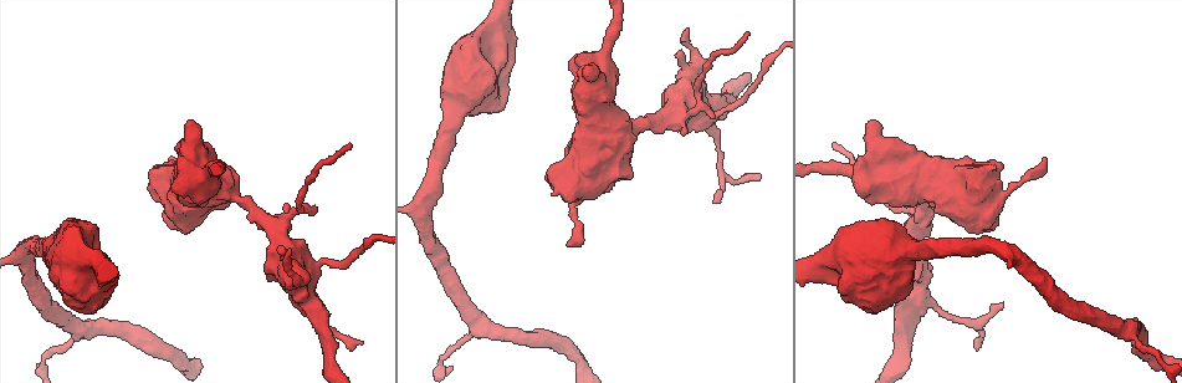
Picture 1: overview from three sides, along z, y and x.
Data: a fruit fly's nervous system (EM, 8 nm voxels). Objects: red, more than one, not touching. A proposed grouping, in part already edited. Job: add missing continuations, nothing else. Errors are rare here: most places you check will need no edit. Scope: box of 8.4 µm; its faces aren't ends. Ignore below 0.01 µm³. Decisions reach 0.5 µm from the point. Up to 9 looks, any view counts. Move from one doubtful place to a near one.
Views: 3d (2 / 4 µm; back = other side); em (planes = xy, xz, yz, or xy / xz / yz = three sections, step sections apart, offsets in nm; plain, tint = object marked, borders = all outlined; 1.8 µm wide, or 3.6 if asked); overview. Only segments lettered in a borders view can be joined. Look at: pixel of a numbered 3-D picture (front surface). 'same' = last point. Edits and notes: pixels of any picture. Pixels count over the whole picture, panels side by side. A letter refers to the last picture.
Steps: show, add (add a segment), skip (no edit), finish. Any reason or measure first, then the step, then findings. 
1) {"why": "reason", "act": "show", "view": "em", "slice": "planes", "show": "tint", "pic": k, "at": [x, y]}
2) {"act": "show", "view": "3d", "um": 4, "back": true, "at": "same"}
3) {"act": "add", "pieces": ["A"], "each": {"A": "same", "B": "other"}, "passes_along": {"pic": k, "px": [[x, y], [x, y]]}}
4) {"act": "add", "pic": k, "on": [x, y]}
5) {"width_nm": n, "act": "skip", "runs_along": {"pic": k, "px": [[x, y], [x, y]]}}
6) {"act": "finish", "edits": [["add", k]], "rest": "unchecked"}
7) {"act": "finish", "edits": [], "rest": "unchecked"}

{"why": "thin end", "act": "show", "view": "3d", "um": 2, "pic": 1, "at": [358, 340]}

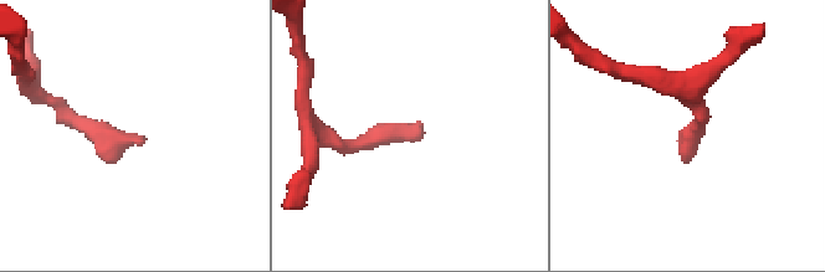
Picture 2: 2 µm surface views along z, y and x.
{"why": "shape alone is not enough", "act": "show", "view": "em", "slice": "xy", "step": 16, "show": "plain", "pic": 2, "at": [690, 133]}

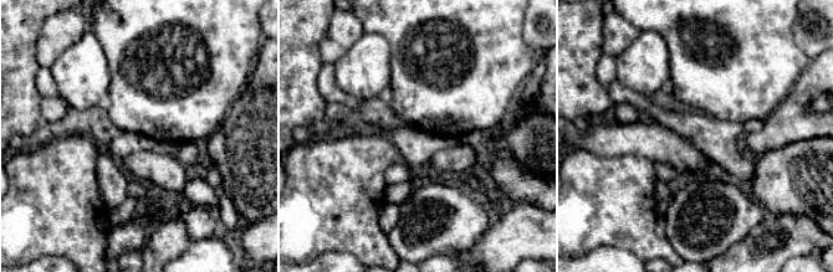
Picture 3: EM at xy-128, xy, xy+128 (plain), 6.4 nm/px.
{"act": "show", "view": "em", "slice": "xy", "step": 16, "show": "borders", "at": "same"}

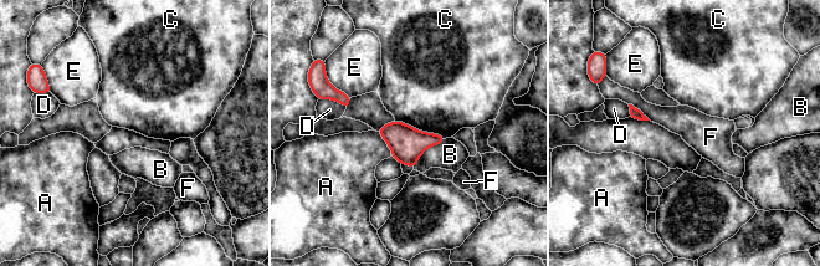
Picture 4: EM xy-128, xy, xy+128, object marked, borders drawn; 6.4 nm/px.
{"width_nm": 220, "longest_contact_nm": ["C", 340], "act": "skip", "each": {"A": "other", "B": "other", "C": "other", "D": "other", "E": "other", "F": "other"}, "found": "no lettered segment goes on from it"}

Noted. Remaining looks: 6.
{"why": "stops while still wide", "act": "show", "view": "3d", "um": 4, "pic": 1, "at": [281, 246]}

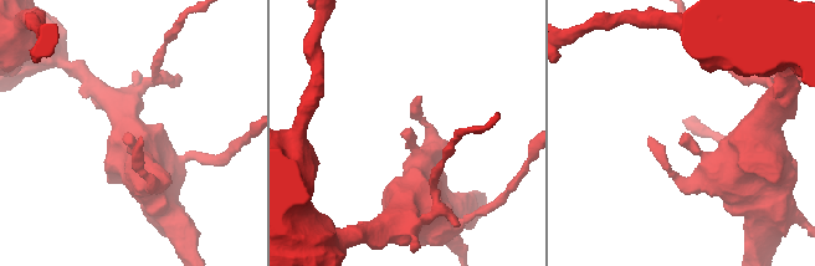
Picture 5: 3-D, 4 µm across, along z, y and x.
{"act": "show", "view": "em", "slice": "xz", "step": 8, "show": "borders", "pic": 5, "at": [684, 134]}

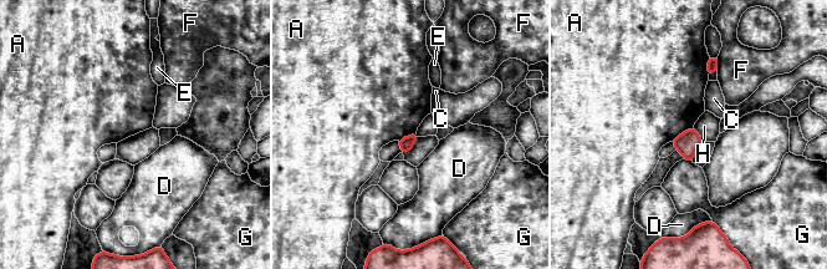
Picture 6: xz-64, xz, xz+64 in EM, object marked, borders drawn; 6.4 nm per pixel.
{"act": "show", "view": "em", "slice": "planes", "show": "borders", "at": "same"}

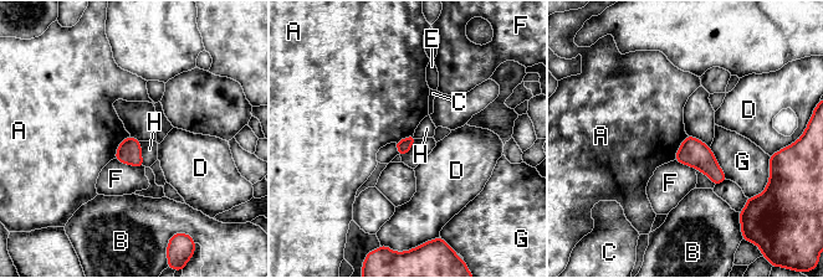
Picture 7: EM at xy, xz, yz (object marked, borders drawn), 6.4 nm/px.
{"act": "skip", "each": {"A": "other", "B": "other", "C": "other", "D": "other", "E": "other", "F": "other", "G": "other", "H": "other"}, "border": {"pic": 7, "px": [[129, 135], [117, 148], [114, 158]]}, "found": "no lettered segment goes on from it"}

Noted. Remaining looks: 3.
{"why": "free end", "act": "show", "view": "em", "slice": "xz", "step": 4, "show": "borders", "pic": 1, "at": [188, 121]}

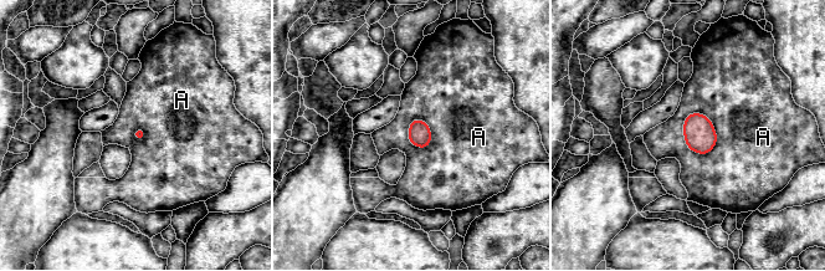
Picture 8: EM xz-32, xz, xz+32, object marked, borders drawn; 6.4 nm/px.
{"act": "skip", "each": {"A": "other"}, "border": {"pic": 8, "px": [[692, 112], [683, 139], [706, 154]]}, "found": "no lettered segment goes on from it"}

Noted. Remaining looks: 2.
{"why": "thick turns thin", "act": "show", "view": "em", "slice": "planes", "show": "tint", "pic": 1, "at": [995, 196]}

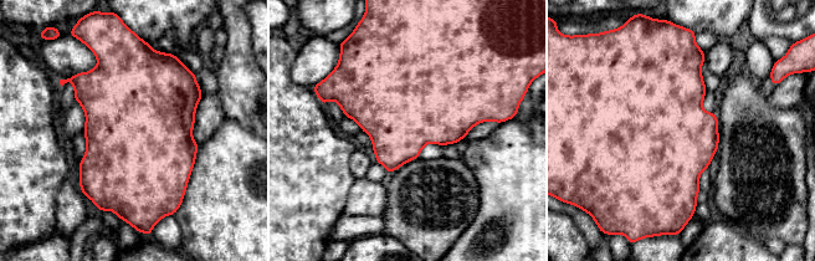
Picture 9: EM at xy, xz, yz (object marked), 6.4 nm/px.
{"why": "see the neighbours", "act": "show", "view": "em", "slice": "planes", "show": "borders", "at": "same"}

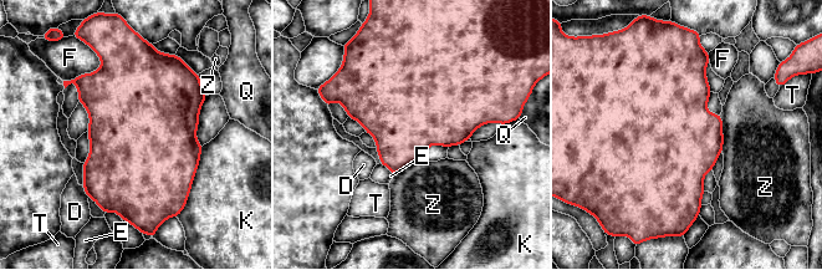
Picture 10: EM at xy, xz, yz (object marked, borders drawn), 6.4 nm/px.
{"act": "skip", "each": {"D": "other", "E": "other", "F": "other", "K": "other", "Q": "other", "T": "other", "Z": "other"}, "border": {"pic": 10, "px": [[719, 115], [723, 151]]}, "found": "none of them fits"}

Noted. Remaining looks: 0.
{"act": "finish", "edits": [], "rest": "unchecked"}

